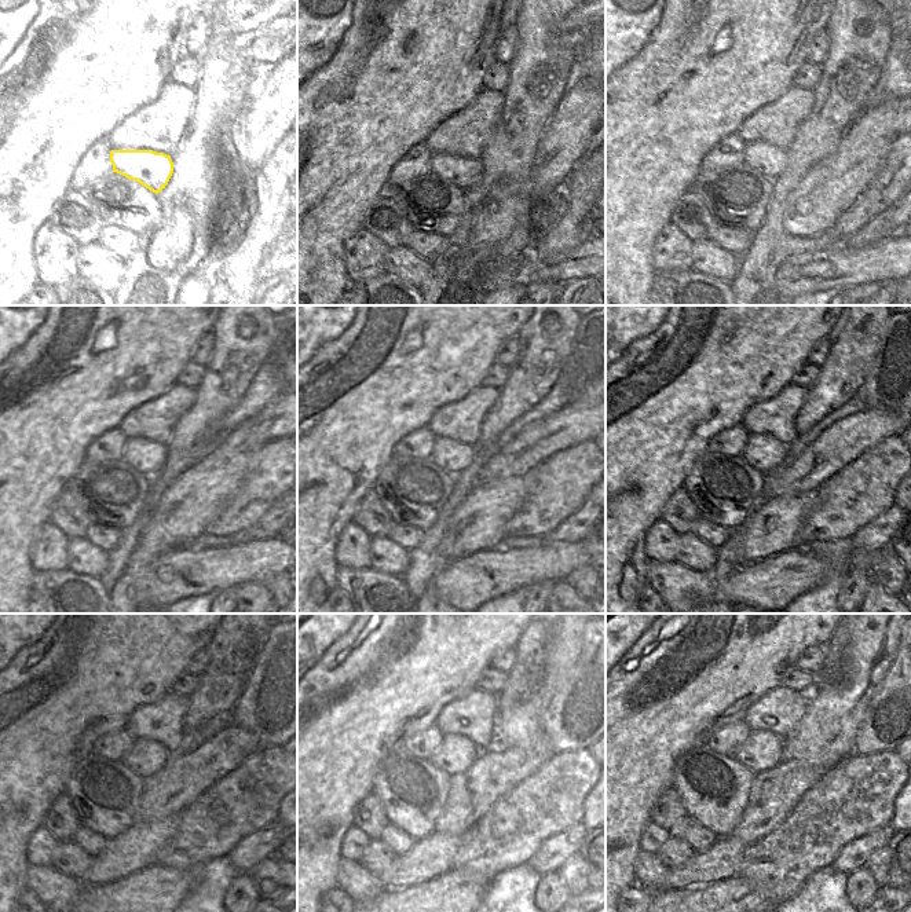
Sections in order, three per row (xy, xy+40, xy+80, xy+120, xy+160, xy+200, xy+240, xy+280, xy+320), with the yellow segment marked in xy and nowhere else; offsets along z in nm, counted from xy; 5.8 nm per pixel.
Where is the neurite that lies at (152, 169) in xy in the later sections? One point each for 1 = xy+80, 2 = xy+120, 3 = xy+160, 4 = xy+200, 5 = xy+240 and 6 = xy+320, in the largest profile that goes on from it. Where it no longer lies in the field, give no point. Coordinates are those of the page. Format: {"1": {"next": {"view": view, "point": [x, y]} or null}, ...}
{"1": {"next": {"view": "xy+80", "point": [769, 161]}}, "2": {"next": {"view": "xy+120", "point": [146, 457]}}, "3": {"next": {"view": "xy+160", "point": [453, 457]}}, "4": {"next": {"view": "xy+200", "point": [764, 453]}}, "5": {"next": {"view": "xy+240", "point": [146, 757]}}, "6": {"next": {"view": "xy+320", "point": [761, 751]}}}

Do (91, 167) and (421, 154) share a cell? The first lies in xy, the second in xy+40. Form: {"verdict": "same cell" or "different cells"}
{"verdict": "same cell"}

